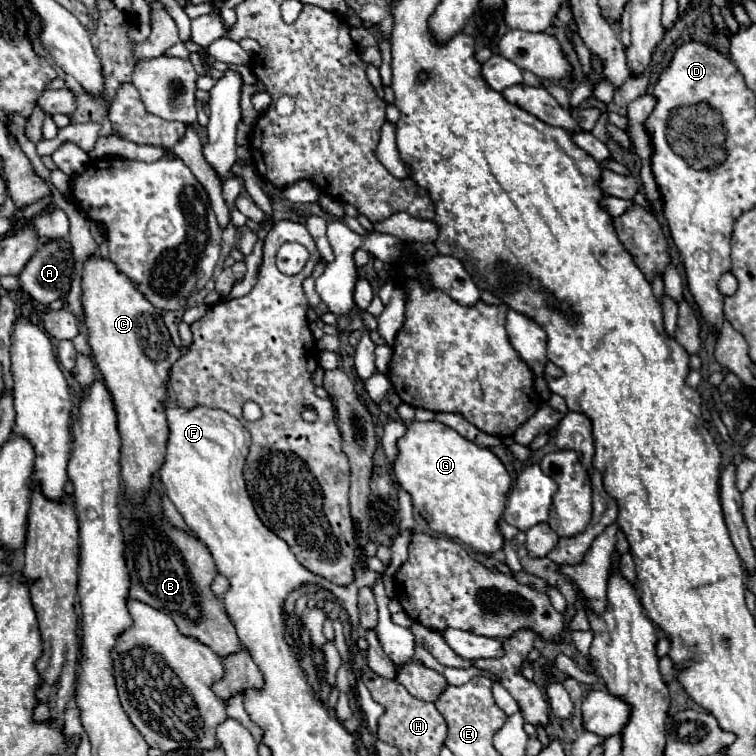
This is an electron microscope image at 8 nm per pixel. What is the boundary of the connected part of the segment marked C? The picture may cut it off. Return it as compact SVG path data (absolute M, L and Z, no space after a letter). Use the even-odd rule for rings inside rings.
M92 254L84 260L82 266L82 312L84 312L84 326L88 332L88 344L94 354L94 362L98 372L112 396L114 410L118 414L118 432L120 432L120 466L122 466L122 480L124 492L134 500L140 500L142 494L150 488L152 474L162 466L164 452L166 452L166 436L168 424L162 412L162 398L166 398L166 380L168 372L178 360L180 352L172 344L168 328L162 322L162 312L154 308L146 296L138 290L136 282L120 272L120 268L98 254Z

